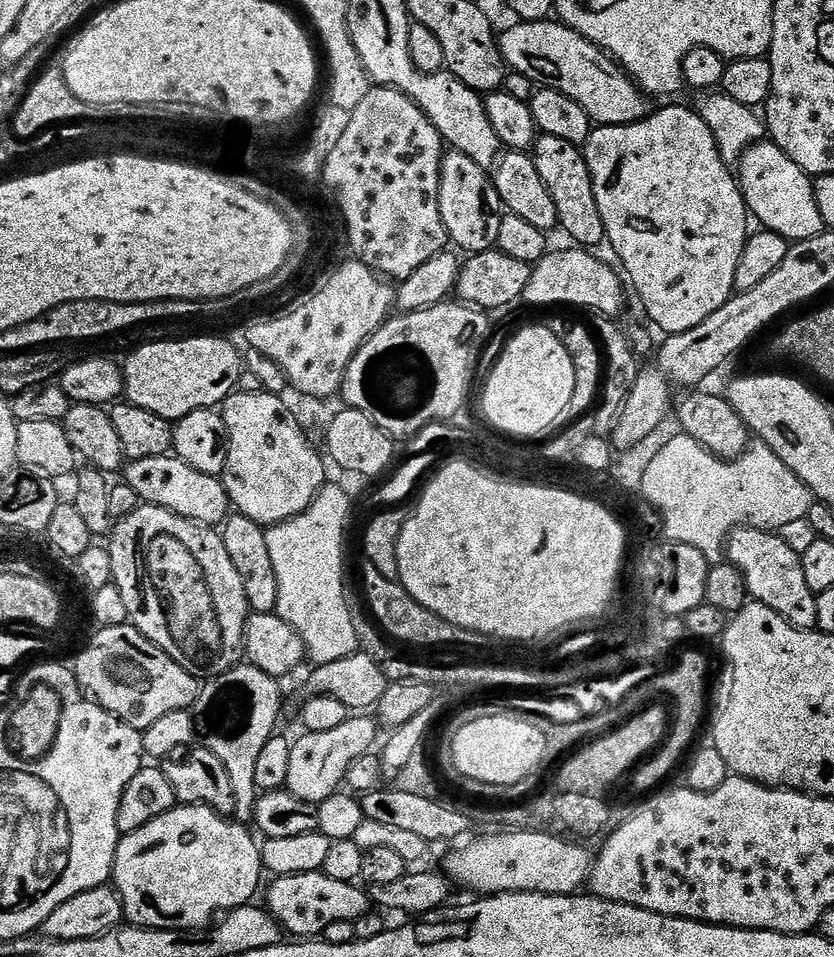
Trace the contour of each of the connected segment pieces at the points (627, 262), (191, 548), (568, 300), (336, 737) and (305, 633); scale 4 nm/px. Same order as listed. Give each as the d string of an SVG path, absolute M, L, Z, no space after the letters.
M660 108L655 112L656 109L633 124L605 124L593 127L587 142L582 145L582 151L586 158L586 166L590 170L590 178L594 182L594 198L598 198L598 214L602 214L607 243L609 245L612 243L612 248L620 259L619 267L631 291L632 288L636 291L645 314L661 328L661 333L671 334L694 330L694 326L706 322L706 318L710 318L714 310L718 310L726 301L732 299L736 292L734 274L738 270L738 258L742 258L742 250L750 235L750 227L748 228L750 213L733 169L725 162L718 150L716 135L710 130L708 120L700 117L696 112L691 112L688 108Z
M141 503L140 507L134 510L134 514L115 521L110 532L111 538L112 541L107 541L106 547L112 563L112 583L118 586L122 598L126 601L126 610L132 627L138 629L146 638L150 638L150 642L154 642L154 646L158 646L166 654L170 654L170 658L174 658L174 662L178 662L178 666L182 666L182 670L186 670L191 676L197 678L221 676L241 663L244 651L244 627L248 625L250 609L246 602L246 590L242 590L242 577L238 575L234 562L230 562L230 554L226 554L226 546L215 527L187 520L176 512L159 508L153 504Z
M549 251L544 259L534 265L532 277L522 297L523 303L573 304L576 308L593 308L593 313L602 316L618 317L624 308L624 288L626 292L621 273L615 267L612 269L610 265L603 264L591 251L572 251L576 252Z
M352 714L346 722L342 722L342 726L337 726L335 730L304 732L297 740L293 739L286 791L294 794L294 798L313 806L319 806L326 798L337 795L348 777L348 771L353 762L360 756L369 755L372 747L373 749L377 747L378 724L373 717L372 721L368 716L371 715Z
M329 483L321 488L314 498L314 502L310 502L310 506L305 512L289 520L283 520L281 524L271 525L266 531L266 546L270 550L271 560L274 561L274 574L278 577L278 602L276 603L275 615L282 617L299 634L306 649L307 659L309 661L313 660L313 665L316 666L338 662L338 658L353 656L358 650L358 644L356 644L356 620L352 617L352 608L348 605L347 598L344 597L344 531L348 528L348 515L352 512L352 500L338 485L331 484Z

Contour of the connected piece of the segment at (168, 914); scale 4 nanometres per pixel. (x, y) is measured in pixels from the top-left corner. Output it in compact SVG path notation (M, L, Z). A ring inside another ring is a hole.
M185 804L171 808L166 814L154 818L154 822L146 822L146 826L142 826L142 830L123 833L116 847L116 861L112 867L111 883L114 885L116 894L124 907L124 920L129 925L138 928L198 932L209 927L221 914L227 914L234 908L241 908L243 904L253 903L254 897L252 895L259 890L260 876L263 877L265 875L265 870L264 863L260 857L260 844L257 837L255 835L252 837L248 831L249 829L245 825L233 822L227 815L215 812L212 808L207 808L201 804Z

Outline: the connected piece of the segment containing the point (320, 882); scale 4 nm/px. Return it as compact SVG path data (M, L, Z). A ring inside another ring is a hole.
M323 871L297 876L281 876L271 881L268 888L266 909L281 929L292 938L316 938L324 933L326 926L334 922L354 923L366 913L373 911L374 905L368 899L367 891L355 883L334 882ZM360 887L360 888L356 888Z

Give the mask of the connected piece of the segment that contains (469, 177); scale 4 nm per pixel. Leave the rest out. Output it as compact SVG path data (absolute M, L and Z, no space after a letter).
M449 149L443 158L439 182L439 210L451 243L466 254L491 251L497 242L504 207L489 171L466 154Z

